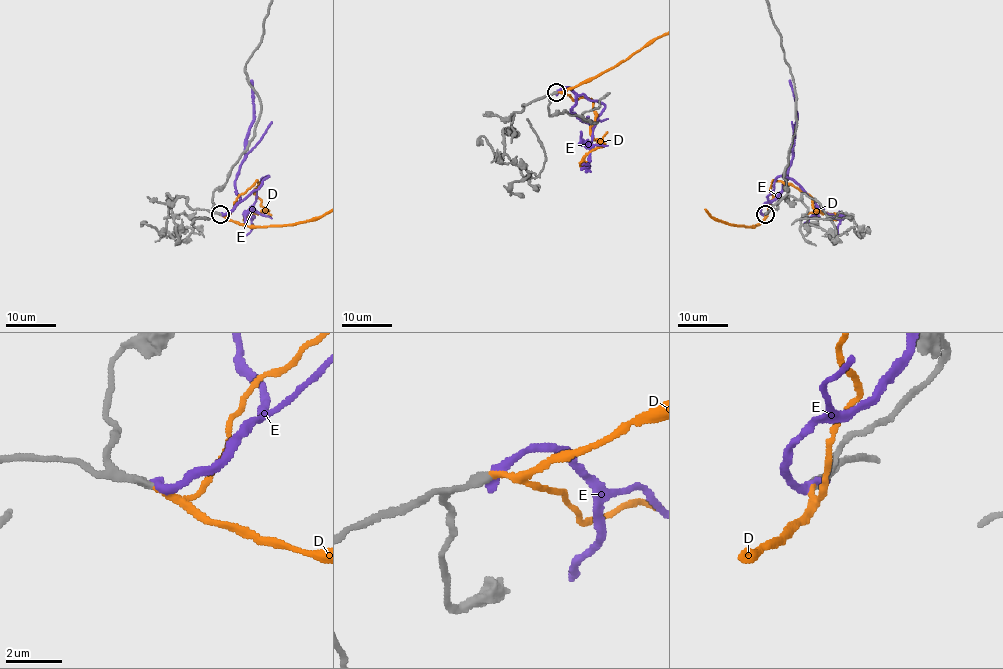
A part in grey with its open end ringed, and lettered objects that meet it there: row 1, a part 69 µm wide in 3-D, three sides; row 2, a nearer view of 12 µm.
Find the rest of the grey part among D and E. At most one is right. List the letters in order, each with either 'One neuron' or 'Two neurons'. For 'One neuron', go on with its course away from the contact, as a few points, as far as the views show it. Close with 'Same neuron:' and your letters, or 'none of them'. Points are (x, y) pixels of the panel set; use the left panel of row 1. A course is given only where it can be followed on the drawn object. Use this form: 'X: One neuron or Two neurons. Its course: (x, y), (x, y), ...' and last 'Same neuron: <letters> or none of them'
D: One neuron
E: Two neurons
Same neuron: D

